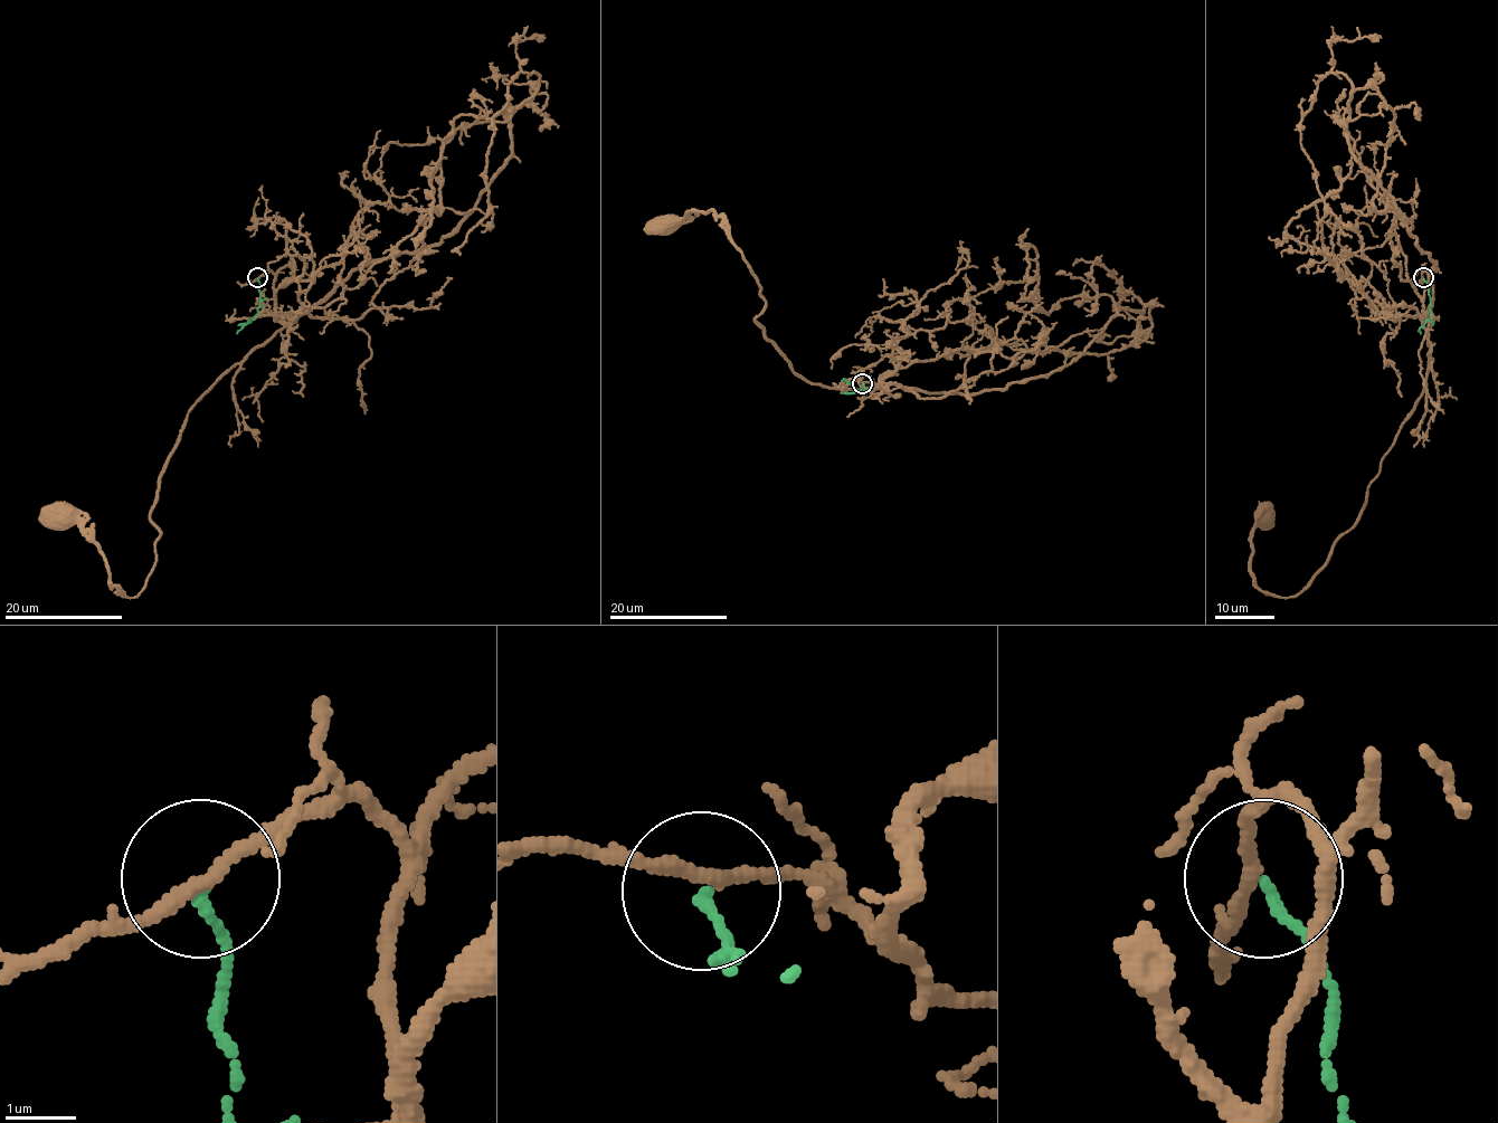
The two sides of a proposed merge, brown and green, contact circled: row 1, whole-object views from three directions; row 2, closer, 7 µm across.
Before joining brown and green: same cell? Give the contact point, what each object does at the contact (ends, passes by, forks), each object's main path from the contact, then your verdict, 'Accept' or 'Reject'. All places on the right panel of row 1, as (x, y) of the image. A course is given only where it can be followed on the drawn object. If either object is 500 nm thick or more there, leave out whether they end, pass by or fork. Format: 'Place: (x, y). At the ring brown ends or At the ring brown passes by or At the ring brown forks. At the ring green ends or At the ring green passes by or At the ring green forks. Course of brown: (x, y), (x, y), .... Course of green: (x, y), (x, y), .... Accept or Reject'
Place: (1423, 277). At the ring brown passes by. At the ring green ends. Course of brown: (1423, 278), (1424, 391), (1382, 460), (1357, 520), (1291, 597), (1253, 583), (1251, 529), (1263, 513). Course of green: (1423, 278), (1429, 287), (1430, 316), (1420, 329), (1421, 333). Reject

